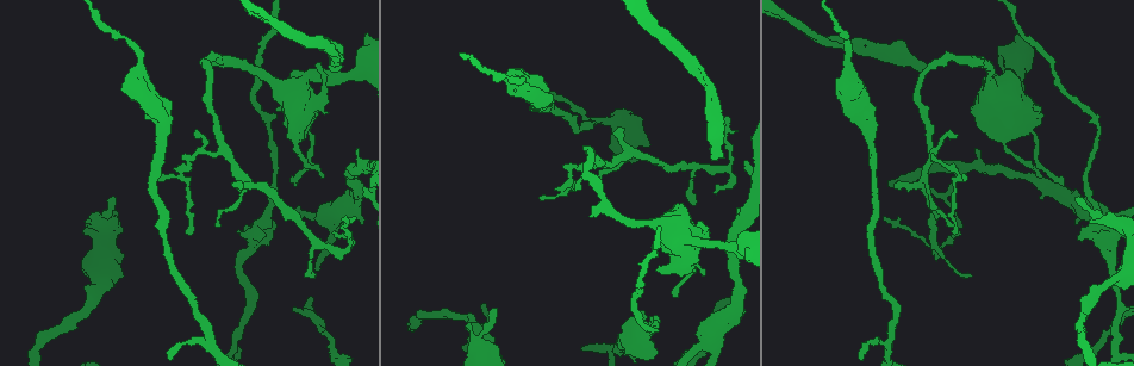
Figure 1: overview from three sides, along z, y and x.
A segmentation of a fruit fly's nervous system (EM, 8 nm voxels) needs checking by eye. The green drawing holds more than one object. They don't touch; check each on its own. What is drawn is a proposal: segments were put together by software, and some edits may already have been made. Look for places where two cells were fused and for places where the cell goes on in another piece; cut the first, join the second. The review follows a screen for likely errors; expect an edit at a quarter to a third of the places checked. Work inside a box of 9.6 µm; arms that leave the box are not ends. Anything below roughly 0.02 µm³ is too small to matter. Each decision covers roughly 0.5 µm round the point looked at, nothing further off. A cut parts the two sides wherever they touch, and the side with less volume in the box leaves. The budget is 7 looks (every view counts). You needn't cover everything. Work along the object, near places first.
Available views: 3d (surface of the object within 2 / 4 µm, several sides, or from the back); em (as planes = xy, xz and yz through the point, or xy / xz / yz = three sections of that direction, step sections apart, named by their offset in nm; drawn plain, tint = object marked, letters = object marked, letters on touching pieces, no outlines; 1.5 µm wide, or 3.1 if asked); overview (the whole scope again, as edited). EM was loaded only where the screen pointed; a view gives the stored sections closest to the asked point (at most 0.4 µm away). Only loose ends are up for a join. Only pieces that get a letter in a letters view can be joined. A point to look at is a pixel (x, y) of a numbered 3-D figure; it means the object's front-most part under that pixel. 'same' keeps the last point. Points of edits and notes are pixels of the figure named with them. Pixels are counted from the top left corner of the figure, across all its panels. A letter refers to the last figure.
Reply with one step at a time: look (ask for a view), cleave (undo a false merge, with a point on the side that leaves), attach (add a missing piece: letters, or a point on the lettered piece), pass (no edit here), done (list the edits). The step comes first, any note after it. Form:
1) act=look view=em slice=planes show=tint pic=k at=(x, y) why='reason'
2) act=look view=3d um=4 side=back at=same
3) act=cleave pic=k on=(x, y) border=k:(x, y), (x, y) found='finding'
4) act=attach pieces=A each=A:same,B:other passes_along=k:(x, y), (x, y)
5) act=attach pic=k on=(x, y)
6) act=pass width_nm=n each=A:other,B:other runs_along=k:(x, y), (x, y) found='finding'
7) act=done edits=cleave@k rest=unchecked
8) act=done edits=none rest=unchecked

act=look view=3d um=2 side=back pic=1 at=(85, 222) why='an open end'

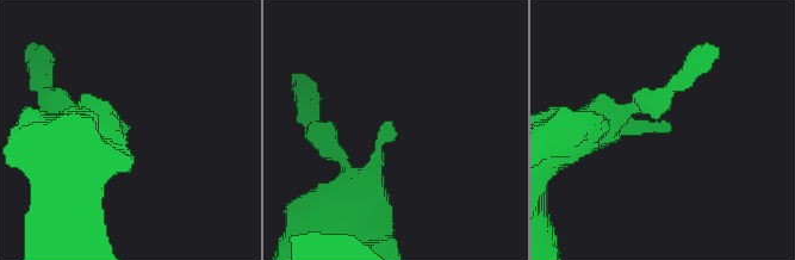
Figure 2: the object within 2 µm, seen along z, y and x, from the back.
act=look view=em slice=xy step=8 show=letters pic=2 at=(385, 121) why='need the tissue'

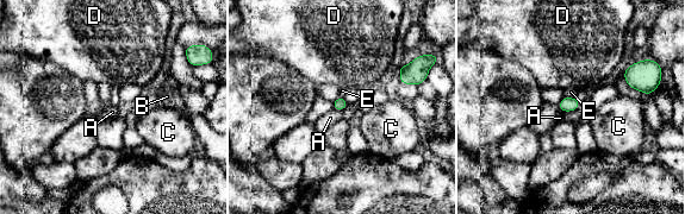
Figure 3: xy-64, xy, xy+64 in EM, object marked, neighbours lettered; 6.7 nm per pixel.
act=look view=em slice=planes show=letters at=same why='cut it another way'

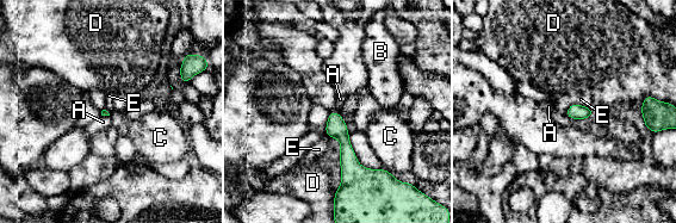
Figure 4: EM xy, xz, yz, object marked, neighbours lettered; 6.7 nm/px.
act=pass each=A:other,B:other,C:other,D:other,E:other runs_along=4:(333, 115), (347, 154), (343, 185) found='no lettered piece goes on from it'

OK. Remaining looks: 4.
act=look view=em slice=planes show=plain pic=1 at=(644, 313) why='thick end'

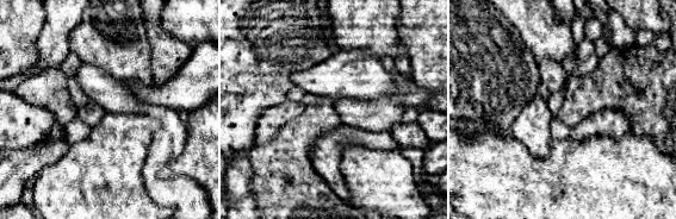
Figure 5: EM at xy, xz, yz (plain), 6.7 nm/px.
act=look view=em slice=planes show=letters at=same why='what lies round it'

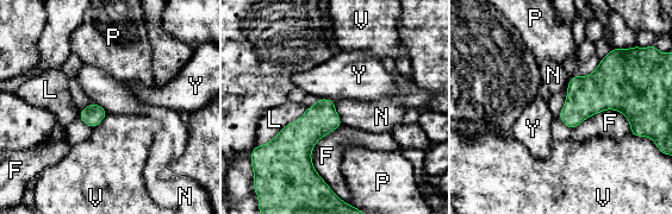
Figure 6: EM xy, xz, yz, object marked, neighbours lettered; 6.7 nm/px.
act=pass longest_contact=F:460nm each=F:other,L:other,N:other,P:other,V:other,Y:other border=6:(334, 101), (334, 108), (342, 124) found='none of them fits'

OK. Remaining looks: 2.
act=look view=em slice=yz step=8 show=letters pic=1 at=(503, 77) why='thick turns thin'

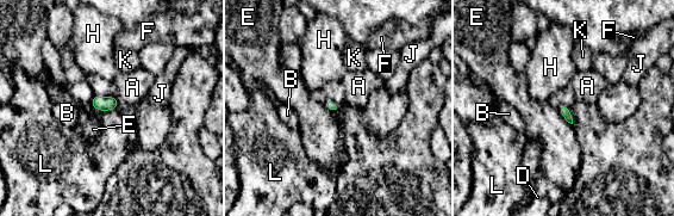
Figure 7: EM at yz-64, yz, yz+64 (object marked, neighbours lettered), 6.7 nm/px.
act=look view=em slice=planes show=letters at=same

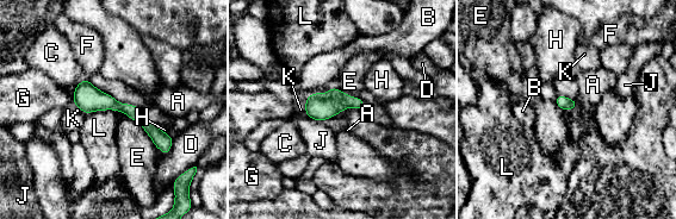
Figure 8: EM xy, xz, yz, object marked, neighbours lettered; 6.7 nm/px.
act=pass each=A:other,B:other,C:other,D:other,E:other,F:other,G:other,H:other,J:other,K:other,L:other border=8:(118, 111), (95, 110), (86, 114) found='all the same cell'

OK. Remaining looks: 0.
act=done edits=none rest=unchecked

